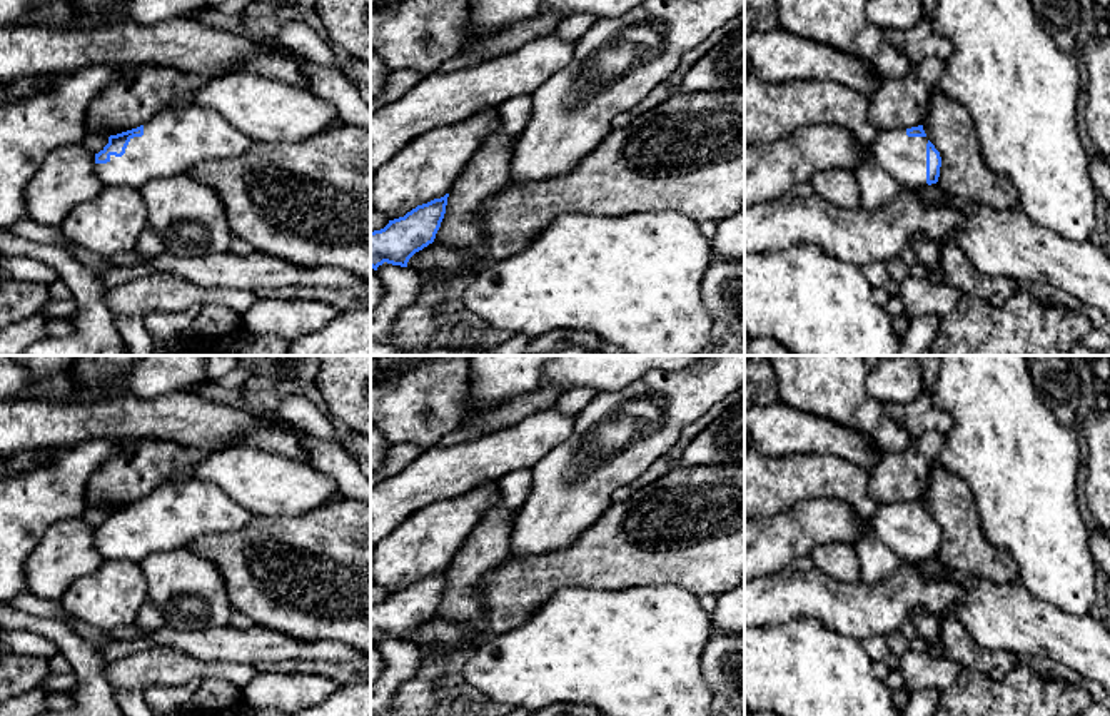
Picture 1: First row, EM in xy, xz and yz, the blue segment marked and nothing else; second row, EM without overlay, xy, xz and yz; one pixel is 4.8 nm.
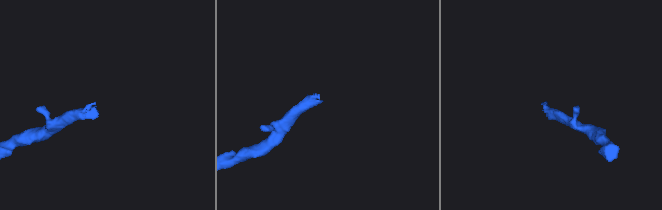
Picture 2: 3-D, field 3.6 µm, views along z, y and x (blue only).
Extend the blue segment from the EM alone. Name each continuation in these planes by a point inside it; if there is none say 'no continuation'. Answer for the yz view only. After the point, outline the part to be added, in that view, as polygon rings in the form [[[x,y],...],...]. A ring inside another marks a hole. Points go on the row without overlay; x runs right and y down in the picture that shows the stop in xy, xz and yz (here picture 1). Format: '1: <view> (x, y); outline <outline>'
1: yz (903, 531); outline [[[906,502],[881,504],[870,526],[901,562],[926,559],[928,511],[908,511]]]

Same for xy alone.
1: xy (176, 513); outline [[[169,481],[144,497],[144,509],[130,512],[122,531],[95,537],[103,559],[140,562],[147,554],[187,546],[205,534],[239,531],[254,516],[217,484]]]

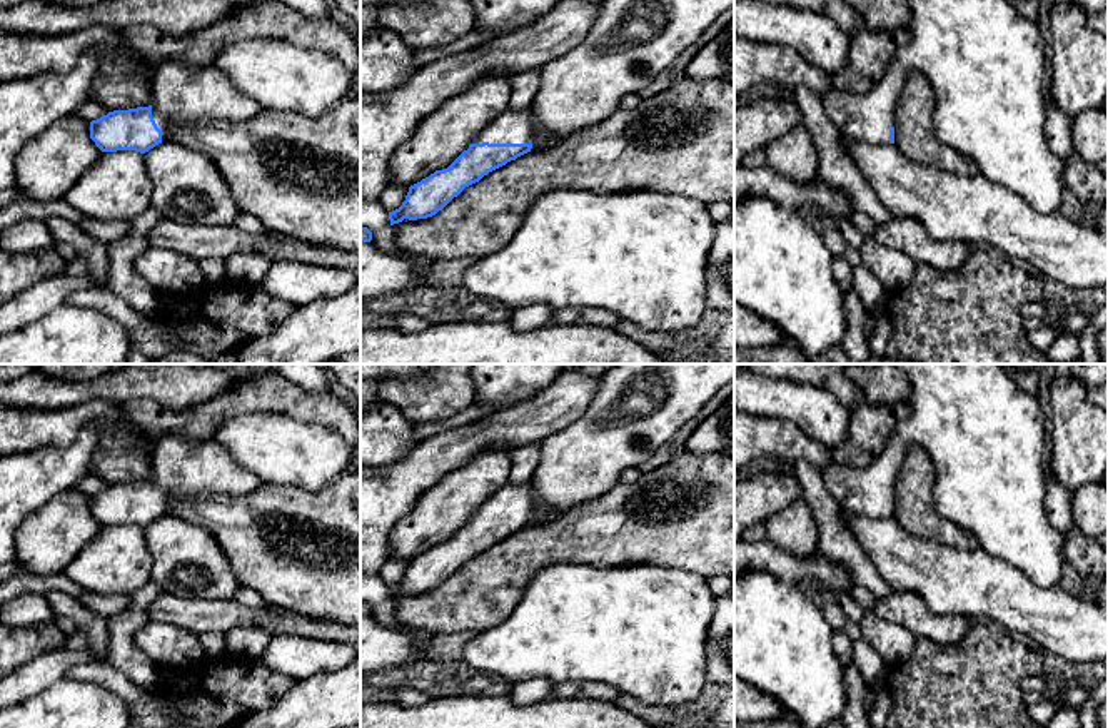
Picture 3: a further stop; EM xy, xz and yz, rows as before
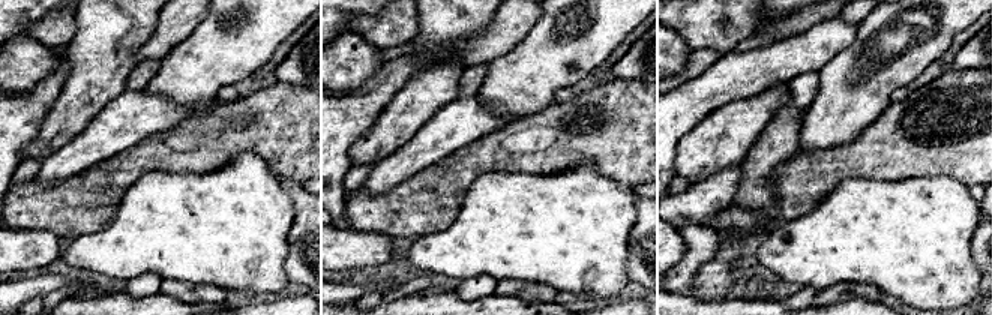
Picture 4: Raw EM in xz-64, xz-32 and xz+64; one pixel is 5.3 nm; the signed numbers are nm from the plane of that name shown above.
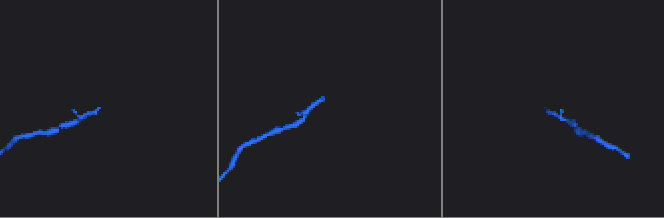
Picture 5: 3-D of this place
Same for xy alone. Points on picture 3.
1: xy (181, 468); outline [[[164,434],[152,458],[152,491],[162,504],[162,516],[167,514],[167,504],[177,498],[194,498],[204,494],[244,496],[254,493],[264,481],[240,466],[234,456],[219,441],[190,441],[182,434]]]

